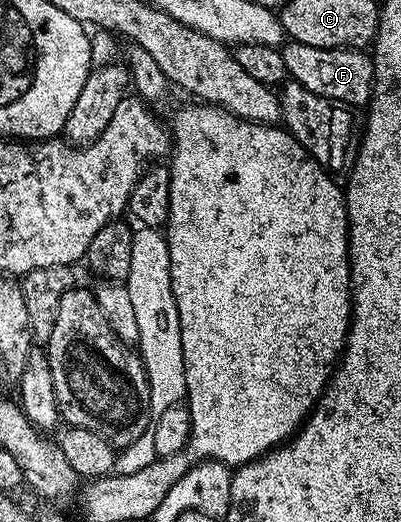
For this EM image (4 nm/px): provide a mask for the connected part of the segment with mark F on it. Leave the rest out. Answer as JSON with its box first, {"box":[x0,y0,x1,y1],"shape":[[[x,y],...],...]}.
{"box":[280,41,373,107],"shape":[[[289,41],[280,50],[280,55],[289,77],[307,87],[307,91],[315,91],[315,95],[350,107],[368,106],[369,98],[373,95],[373,59],[368,52],[360,49],[307,47],[307,43]]]}

